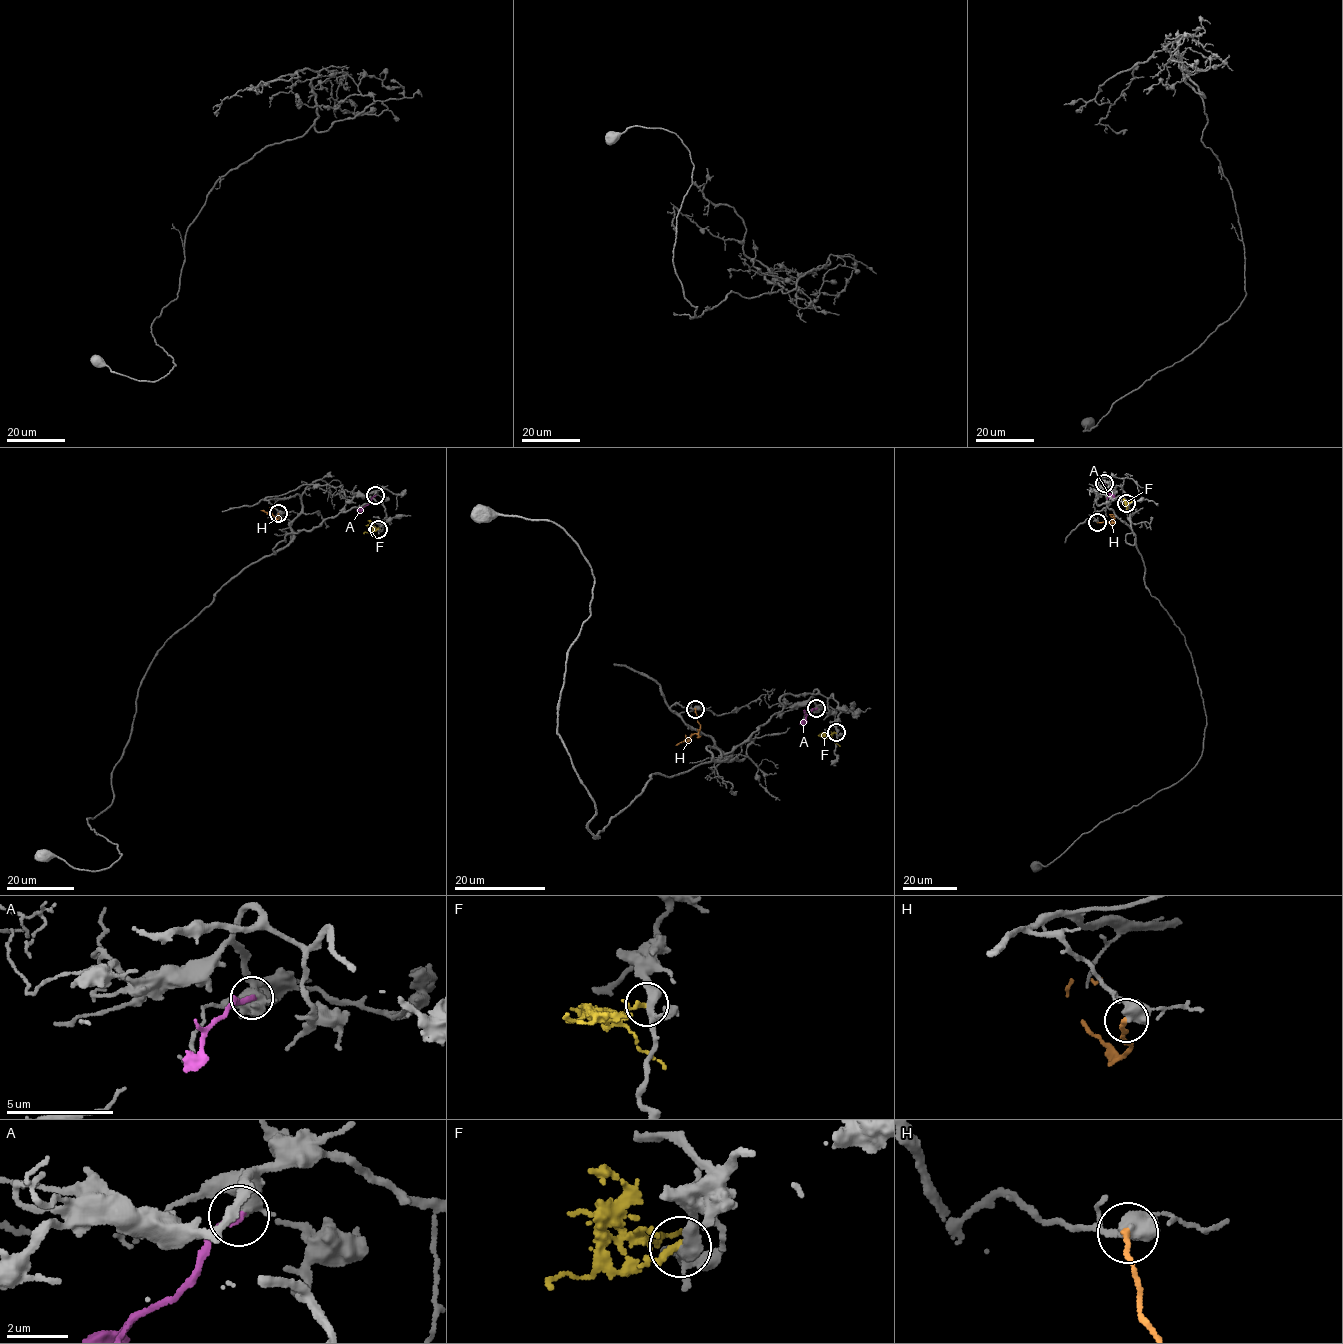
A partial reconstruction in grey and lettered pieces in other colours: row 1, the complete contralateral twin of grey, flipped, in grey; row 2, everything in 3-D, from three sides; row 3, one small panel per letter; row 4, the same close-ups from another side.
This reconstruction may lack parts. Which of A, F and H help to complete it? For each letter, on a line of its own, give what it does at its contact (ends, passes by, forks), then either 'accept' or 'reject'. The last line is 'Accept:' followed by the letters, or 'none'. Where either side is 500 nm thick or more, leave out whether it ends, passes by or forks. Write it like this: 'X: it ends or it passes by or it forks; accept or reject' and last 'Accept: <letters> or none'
A: accept
F: it ends; reject
H: it ends; reject
Accept: A

